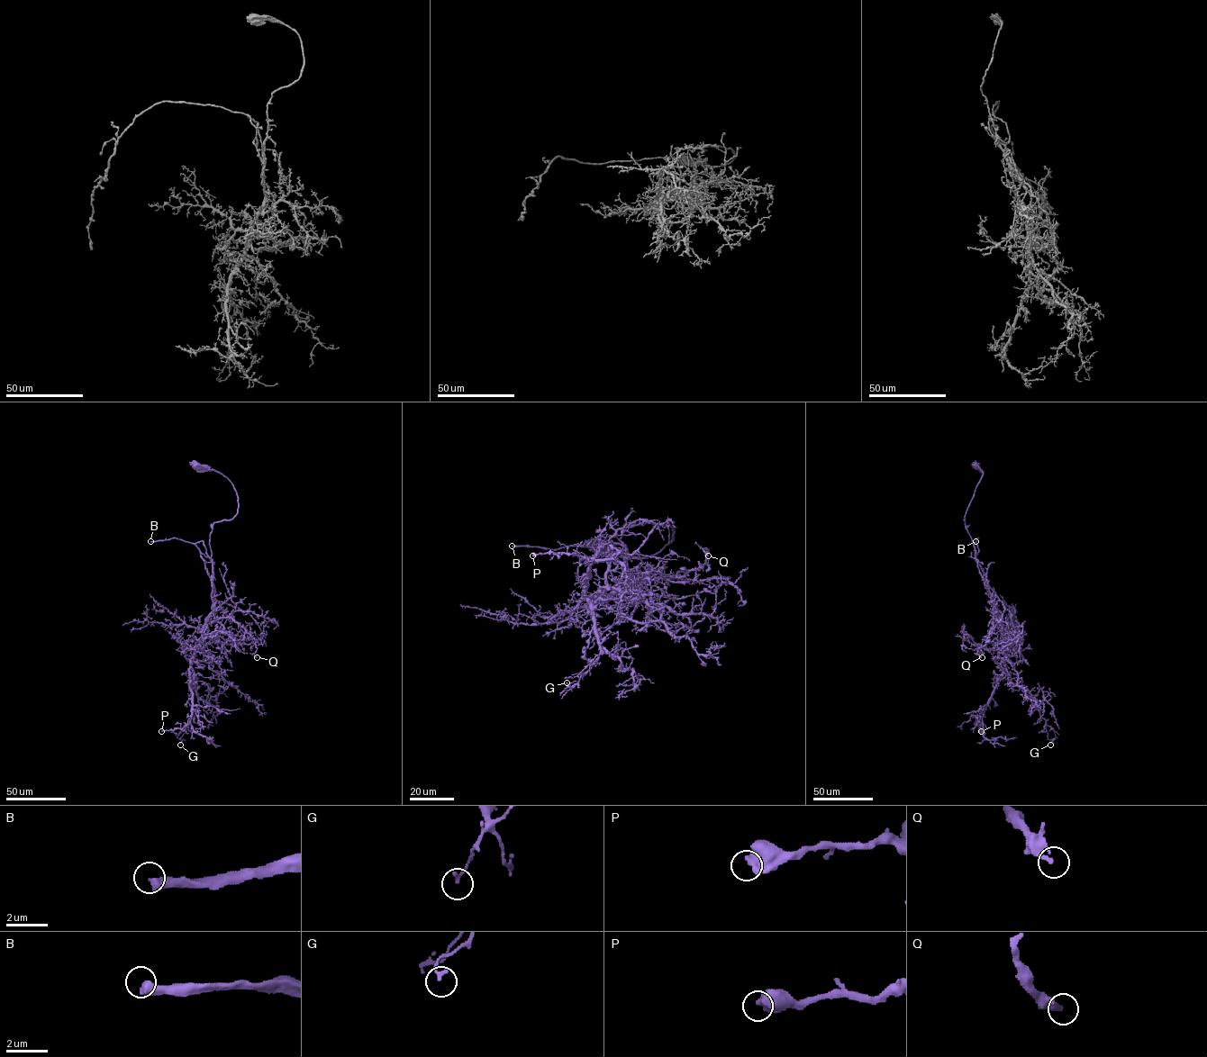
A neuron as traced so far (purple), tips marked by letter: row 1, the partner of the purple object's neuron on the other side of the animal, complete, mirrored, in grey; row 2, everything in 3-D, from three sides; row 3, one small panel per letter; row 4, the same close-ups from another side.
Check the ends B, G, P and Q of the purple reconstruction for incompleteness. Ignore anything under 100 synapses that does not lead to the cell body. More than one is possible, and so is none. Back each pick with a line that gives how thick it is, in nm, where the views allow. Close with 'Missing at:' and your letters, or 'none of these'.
B: Thickness 480 nm
Missing at: B

